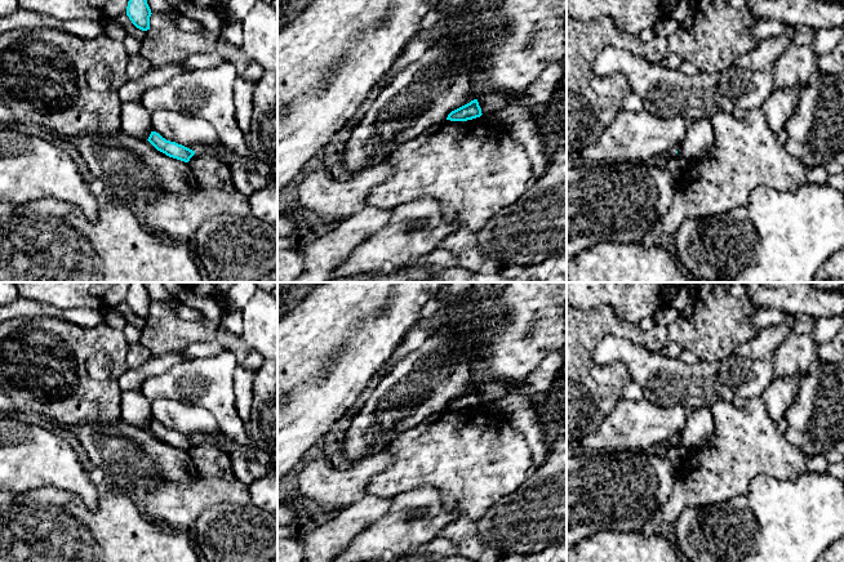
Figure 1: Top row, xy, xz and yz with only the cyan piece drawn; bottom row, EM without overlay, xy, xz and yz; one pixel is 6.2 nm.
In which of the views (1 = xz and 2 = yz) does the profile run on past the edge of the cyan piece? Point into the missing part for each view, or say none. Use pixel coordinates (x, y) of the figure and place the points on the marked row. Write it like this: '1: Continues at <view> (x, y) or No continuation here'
1: No continuation here
2: No continuation here

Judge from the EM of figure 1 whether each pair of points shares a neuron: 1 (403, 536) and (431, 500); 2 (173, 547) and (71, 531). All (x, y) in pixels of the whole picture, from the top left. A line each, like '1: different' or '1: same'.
1: same
2: same

